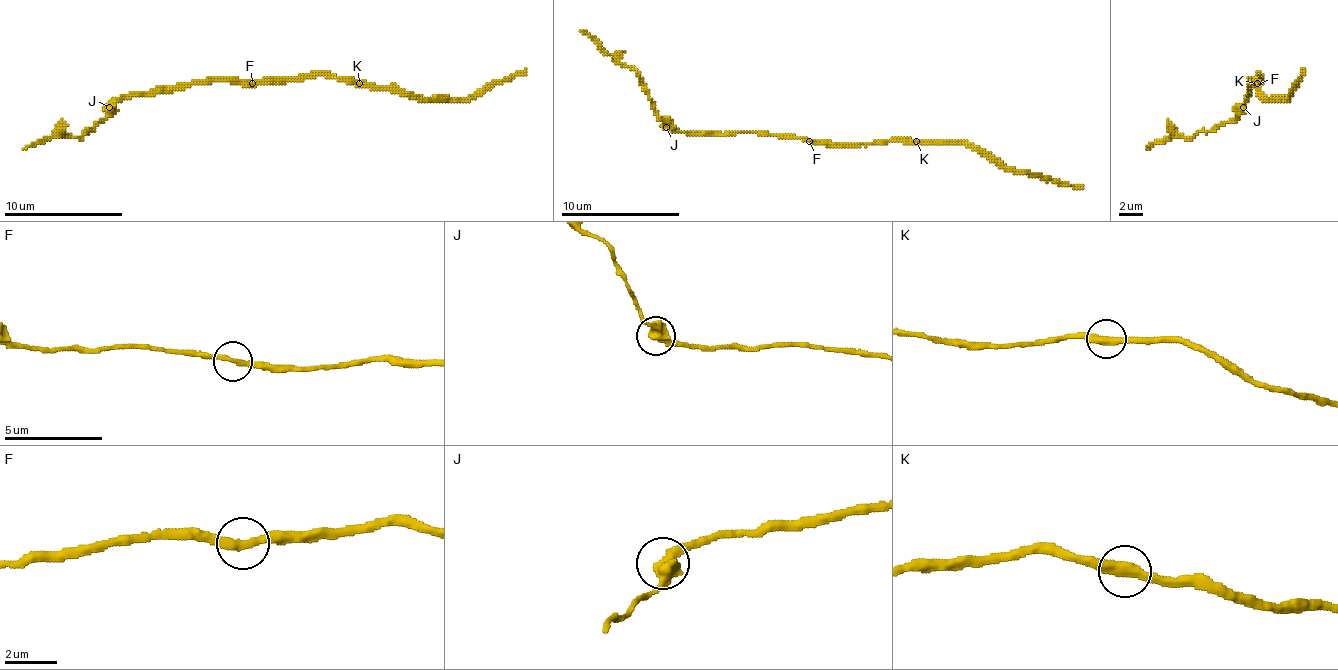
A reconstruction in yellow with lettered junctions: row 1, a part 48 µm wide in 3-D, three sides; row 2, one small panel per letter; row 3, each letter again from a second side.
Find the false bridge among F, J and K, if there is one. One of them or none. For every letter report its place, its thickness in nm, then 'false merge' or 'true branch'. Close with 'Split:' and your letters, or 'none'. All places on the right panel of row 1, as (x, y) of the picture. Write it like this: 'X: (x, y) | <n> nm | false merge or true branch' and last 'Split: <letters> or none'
F: (1257, 83) | 280 nm | true branch
J: (1243, 107) | 480 nm | false merge
K: (1257, 83) | 420 nm | true branch
Split: J

